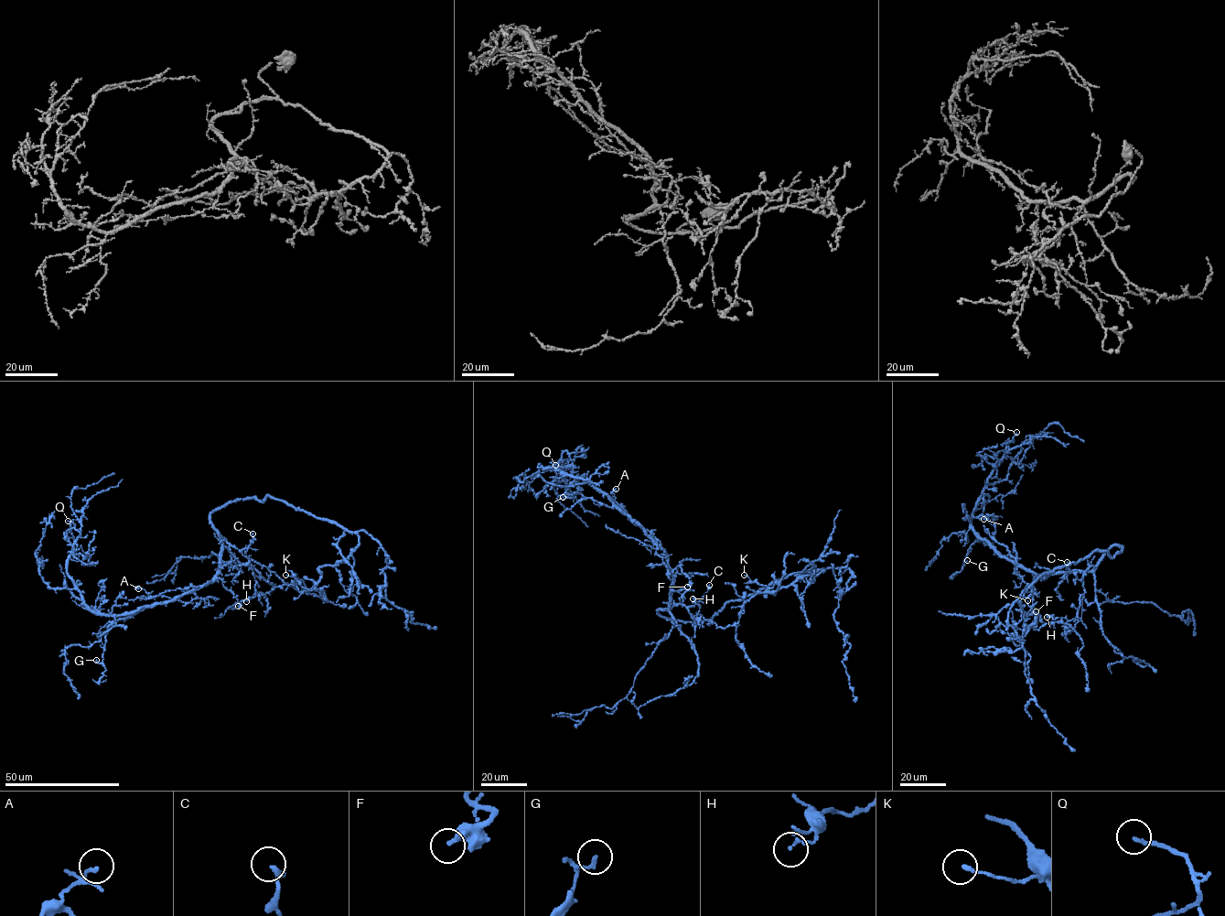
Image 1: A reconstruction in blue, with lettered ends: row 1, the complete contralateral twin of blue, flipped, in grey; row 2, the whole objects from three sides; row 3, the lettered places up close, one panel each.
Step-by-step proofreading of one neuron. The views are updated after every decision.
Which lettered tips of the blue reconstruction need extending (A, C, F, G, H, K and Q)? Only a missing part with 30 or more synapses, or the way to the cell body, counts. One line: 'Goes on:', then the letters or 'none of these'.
Goes on: none of these

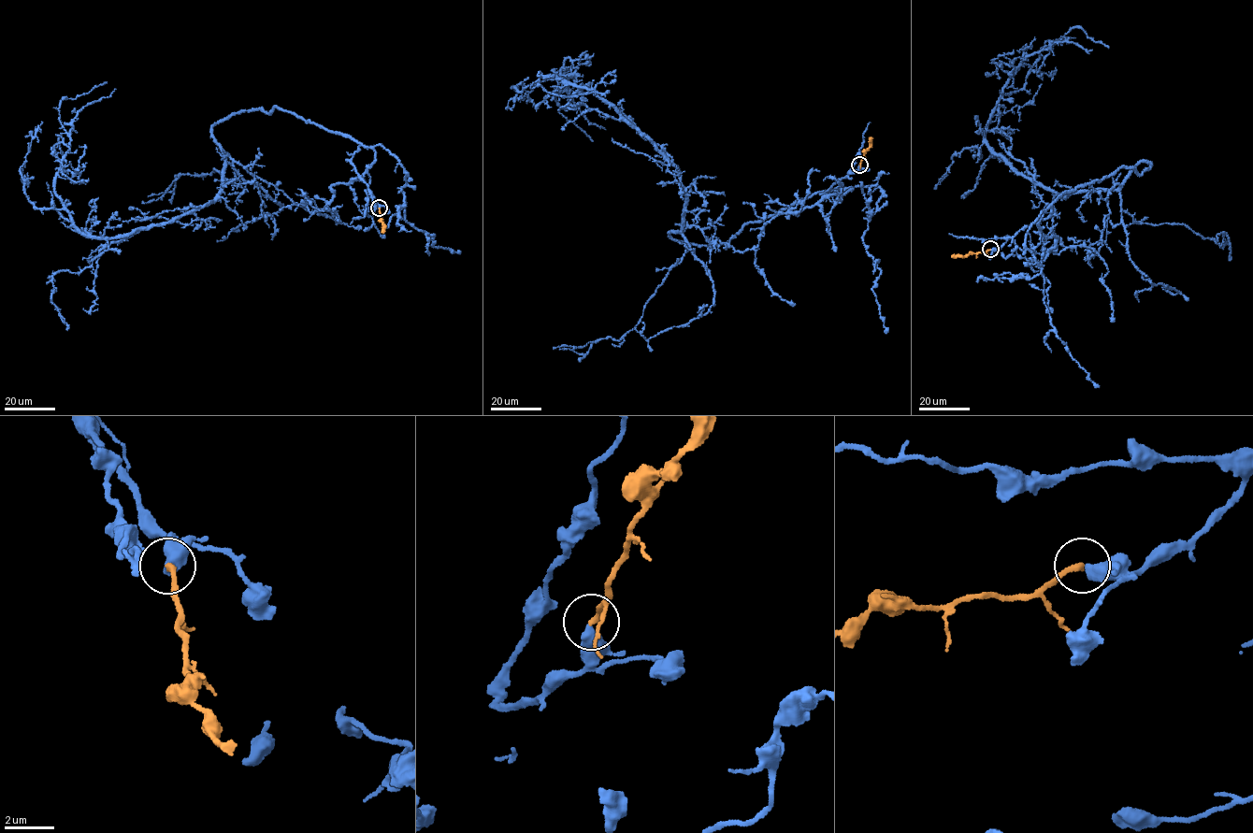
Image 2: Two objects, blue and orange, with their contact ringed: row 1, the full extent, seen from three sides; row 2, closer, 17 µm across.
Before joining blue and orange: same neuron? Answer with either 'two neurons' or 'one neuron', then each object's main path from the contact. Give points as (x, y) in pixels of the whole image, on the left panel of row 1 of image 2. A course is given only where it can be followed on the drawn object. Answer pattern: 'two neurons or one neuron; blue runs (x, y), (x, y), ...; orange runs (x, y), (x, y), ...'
one neuron; blue runs (379, 208), (358, 143), (277, 107), (212, 127), (208, 206), (84, 236), (54, 189), (58, 108), (107, 82); orange runs (379, 208), (384, 226), (382, 233)

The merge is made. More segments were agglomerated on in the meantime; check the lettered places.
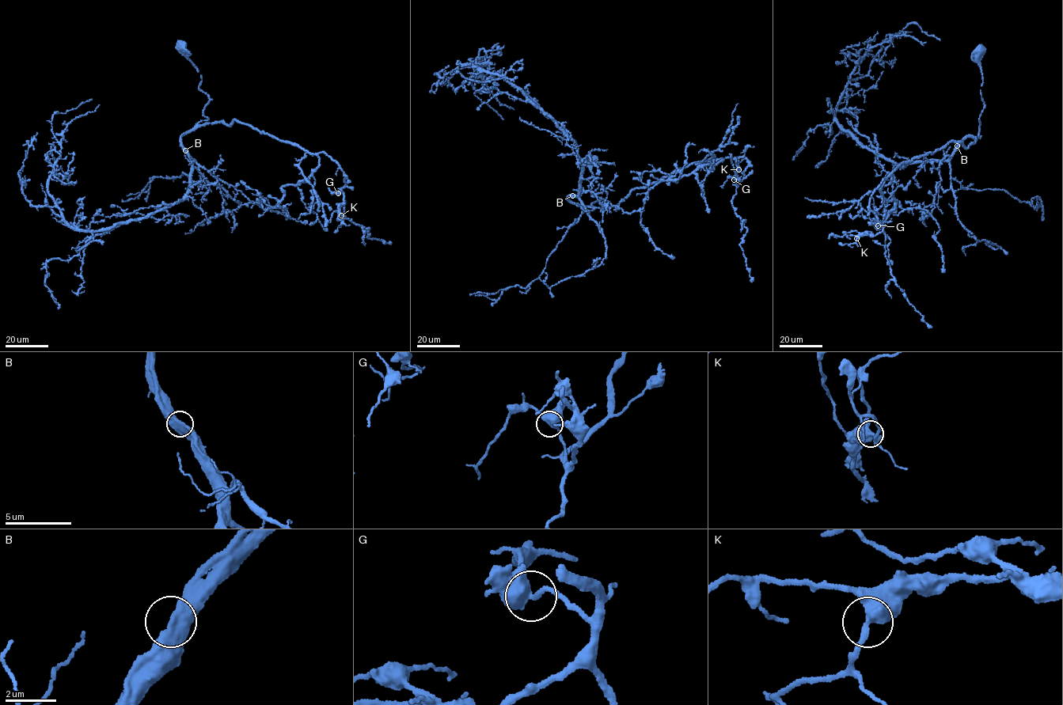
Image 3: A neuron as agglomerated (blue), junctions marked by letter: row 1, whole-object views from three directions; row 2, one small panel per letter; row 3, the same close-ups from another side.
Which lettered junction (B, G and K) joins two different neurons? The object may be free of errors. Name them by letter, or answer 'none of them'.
none of them

